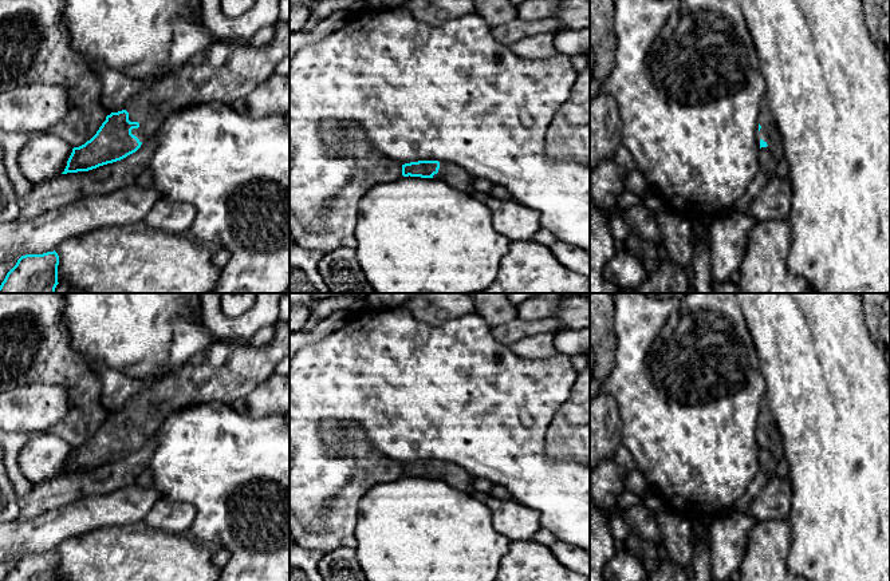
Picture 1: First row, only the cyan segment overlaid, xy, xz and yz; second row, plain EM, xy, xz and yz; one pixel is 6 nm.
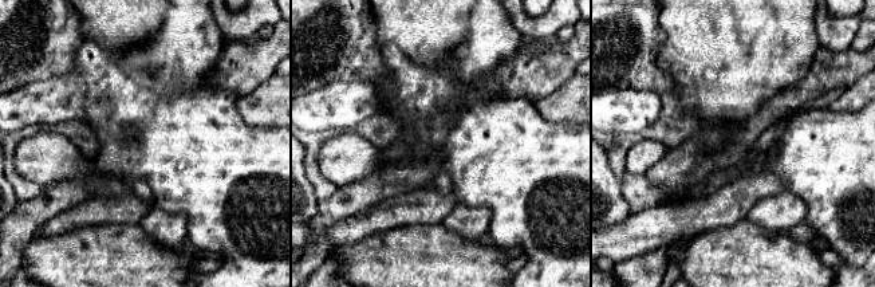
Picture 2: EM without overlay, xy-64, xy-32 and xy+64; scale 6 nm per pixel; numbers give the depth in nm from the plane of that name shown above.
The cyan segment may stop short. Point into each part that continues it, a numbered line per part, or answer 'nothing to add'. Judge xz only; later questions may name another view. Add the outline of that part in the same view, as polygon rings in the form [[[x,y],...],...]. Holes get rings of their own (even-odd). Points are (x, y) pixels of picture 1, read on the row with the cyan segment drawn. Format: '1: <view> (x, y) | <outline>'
1: xz (455, 176) | [[[440,162],[438,173],[434,174],[433,178],[441,179],[448,185],[469,194],[474,191],[473,177],[462,167],[450,162]]]

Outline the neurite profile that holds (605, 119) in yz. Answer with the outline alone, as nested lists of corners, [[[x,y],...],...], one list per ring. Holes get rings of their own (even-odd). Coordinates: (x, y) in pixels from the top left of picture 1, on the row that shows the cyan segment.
[[[598,92],[590,100],[590,173],[605,159],[614,159],[622,145],[622,122],[613,95]]]

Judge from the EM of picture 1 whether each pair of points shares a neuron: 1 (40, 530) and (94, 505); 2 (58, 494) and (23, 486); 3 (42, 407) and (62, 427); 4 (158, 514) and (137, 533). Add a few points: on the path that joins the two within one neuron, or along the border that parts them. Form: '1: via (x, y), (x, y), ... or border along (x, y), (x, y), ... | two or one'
1: via (54, 528), (81, 517) | one
2: border along (34, 483), (19, 498) | two
3: border along (69, 394), (70, 411), (56, 425) | two
4: border along (142, 521), (176, 536) | two

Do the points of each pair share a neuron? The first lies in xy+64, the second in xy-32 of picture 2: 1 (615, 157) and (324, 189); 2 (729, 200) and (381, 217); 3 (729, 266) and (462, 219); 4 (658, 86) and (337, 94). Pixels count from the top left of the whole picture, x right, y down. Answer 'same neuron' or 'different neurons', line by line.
1: same neuron
2: same neuron
3: different neurons
4: different neurons

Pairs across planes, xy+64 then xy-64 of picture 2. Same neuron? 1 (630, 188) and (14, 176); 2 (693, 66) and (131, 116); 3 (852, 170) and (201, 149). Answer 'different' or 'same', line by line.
1: different
2: different
3: same

